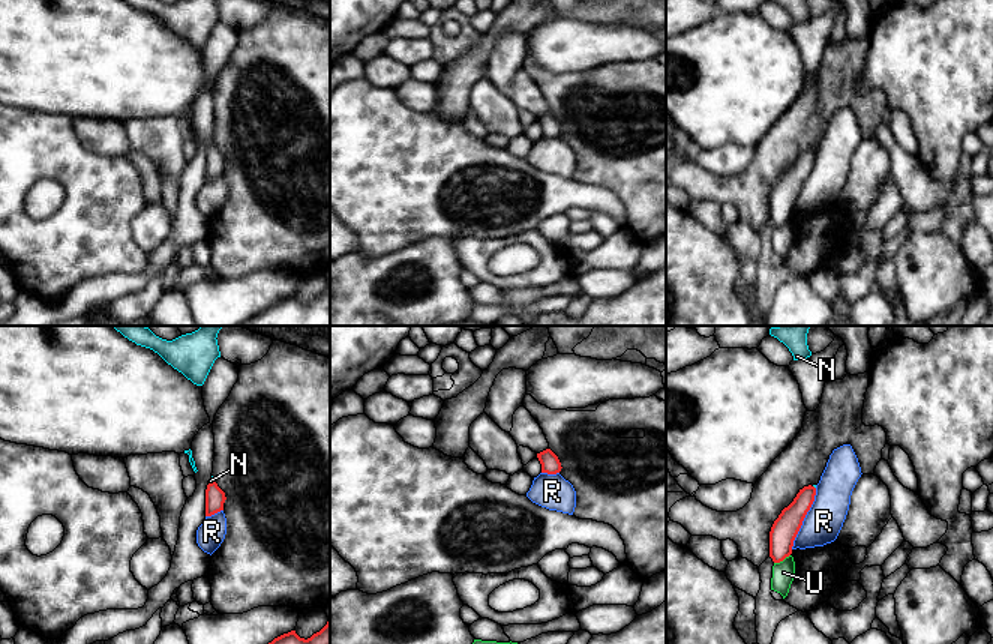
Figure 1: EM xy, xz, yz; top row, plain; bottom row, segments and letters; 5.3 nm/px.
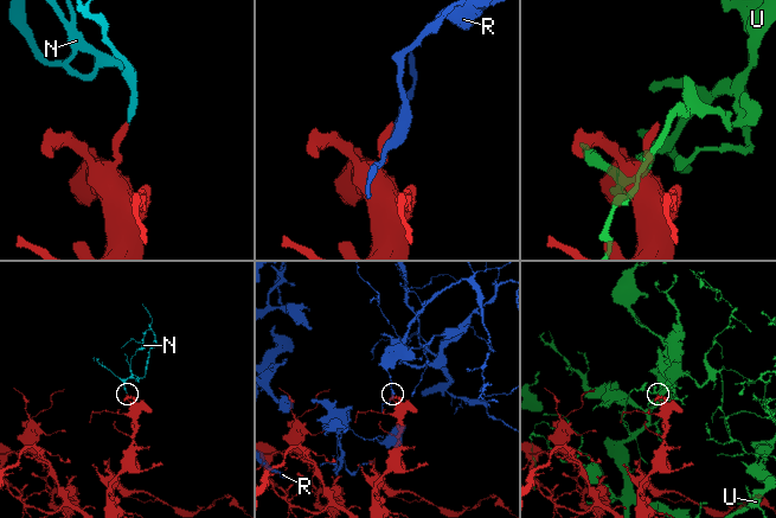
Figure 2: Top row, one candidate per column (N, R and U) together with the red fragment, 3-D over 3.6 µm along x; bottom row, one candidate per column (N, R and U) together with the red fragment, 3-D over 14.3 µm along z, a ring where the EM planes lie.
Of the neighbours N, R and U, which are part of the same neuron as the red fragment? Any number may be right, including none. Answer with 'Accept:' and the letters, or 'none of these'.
Accept: N

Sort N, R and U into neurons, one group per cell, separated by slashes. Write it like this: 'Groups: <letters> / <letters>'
Groups: N / R / U

